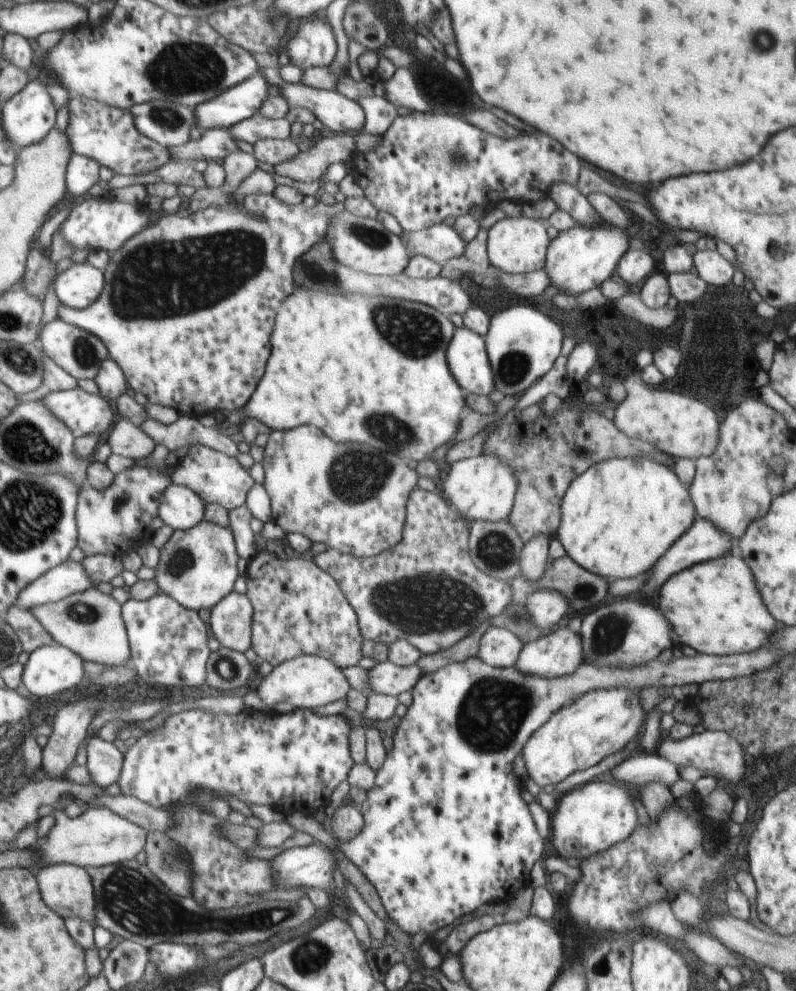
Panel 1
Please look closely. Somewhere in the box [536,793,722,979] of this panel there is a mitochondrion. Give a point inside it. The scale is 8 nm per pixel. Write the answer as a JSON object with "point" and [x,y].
{"point":[606,960]}

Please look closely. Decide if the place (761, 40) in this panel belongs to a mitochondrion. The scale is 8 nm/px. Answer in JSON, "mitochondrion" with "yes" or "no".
{"mitochondrion":"yes"}

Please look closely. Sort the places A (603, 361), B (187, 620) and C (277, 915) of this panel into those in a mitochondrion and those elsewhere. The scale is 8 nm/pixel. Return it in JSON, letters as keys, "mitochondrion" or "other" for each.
{"A":"other","B":"other","C":"mitochondrion"}

